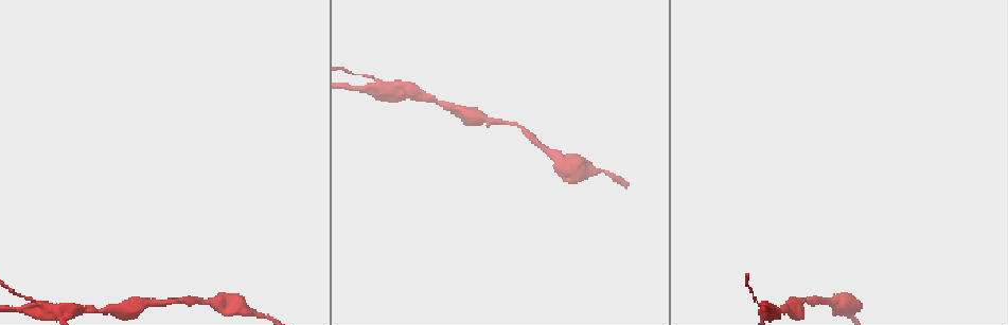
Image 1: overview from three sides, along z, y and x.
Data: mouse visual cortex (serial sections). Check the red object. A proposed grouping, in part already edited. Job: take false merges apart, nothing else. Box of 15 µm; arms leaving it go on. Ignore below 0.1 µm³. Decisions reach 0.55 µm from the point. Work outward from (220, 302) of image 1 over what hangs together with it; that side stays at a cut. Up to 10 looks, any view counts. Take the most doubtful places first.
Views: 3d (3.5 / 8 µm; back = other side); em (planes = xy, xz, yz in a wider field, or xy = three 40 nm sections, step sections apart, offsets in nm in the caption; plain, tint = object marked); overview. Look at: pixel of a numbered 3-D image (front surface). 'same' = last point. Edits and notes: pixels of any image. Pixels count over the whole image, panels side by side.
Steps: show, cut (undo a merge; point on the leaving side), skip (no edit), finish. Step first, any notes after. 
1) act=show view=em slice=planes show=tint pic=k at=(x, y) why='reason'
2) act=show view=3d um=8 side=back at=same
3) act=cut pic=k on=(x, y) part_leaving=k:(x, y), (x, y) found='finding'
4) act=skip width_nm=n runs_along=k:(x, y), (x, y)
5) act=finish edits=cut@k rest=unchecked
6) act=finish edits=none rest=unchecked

act=show view=3d um=3.5 pic=1 at=(147, 304) why='thick turns thin'

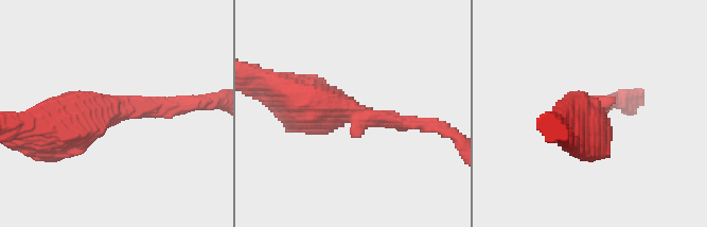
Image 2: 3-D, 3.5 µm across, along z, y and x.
act=show view=em slice=xy step=3 show=tint pic=2 at=(353, 112) arm_widths_nm=200,700 why='now the EM'

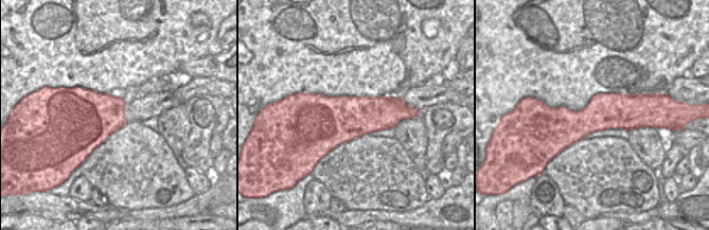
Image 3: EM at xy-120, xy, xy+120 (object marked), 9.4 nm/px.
act=show view=em slice=xy step=1 show=tint at=same

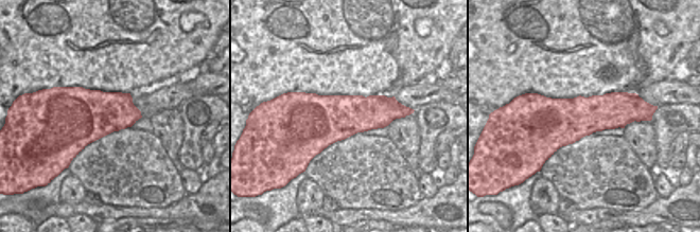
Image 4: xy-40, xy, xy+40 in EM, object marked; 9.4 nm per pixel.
act=skip runs_along=2:(419, 125), (312, 106), (288, 92) found='one cell here'

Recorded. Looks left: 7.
act=show view=3d um=8 pic=1 at=(409, 91) why='abrupt turn'

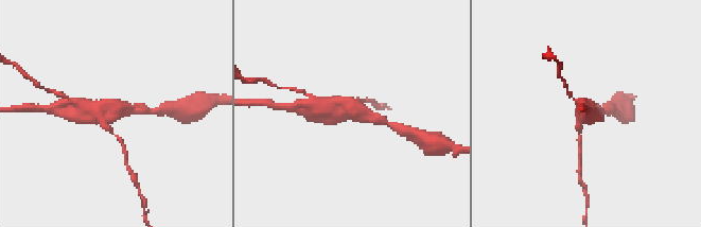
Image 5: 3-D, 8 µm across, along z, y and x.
act=show view=em slice=xy step=3 show=tint pic=5 at=(115, 113) why='now the EM'

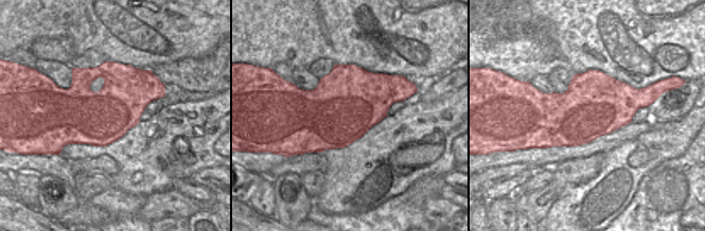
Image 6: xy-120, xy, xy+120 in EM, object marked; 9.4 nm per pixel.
act=cut pic=5 on=(57, 93) found='two cells meet here'

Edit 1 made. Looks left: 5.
act=show view=3d um=3.5 pic=1 at=(250, 314) why='thick turns thin'

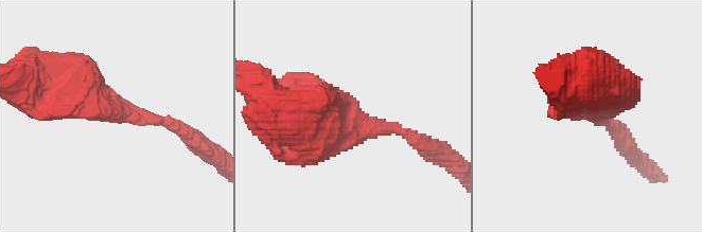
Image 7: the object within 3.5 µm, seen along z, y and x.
act=show view=em slice=xy step=1 show=tint pic=7 at=(353, 119) arm_widths_nm=150,800

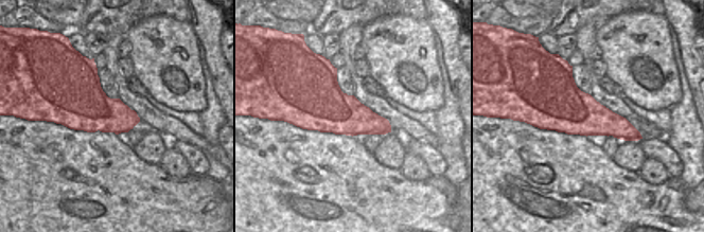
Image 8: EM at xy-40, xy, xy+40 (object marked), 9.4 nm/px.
act=skip runs_along=7:(55, 79), (104, 109), (179, 128) found='continuous, no second cell'

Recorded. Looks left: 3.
act=finish edits=cut@5 rest=unchecked

